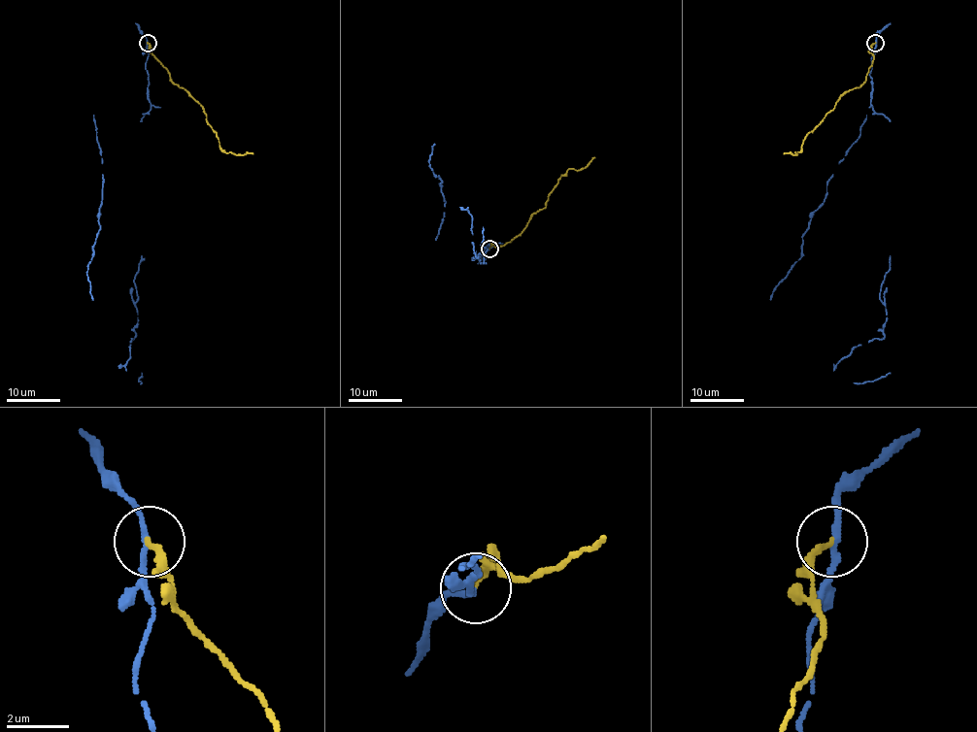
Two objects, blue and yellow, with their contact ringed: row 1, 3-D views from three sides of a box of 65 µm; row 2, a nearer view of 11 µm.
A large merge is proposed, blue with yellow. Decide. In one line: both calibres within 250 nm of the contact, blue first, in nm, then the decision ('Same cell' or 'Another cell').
Thickness 180 nm (blue) against 190 nm. Another cell

